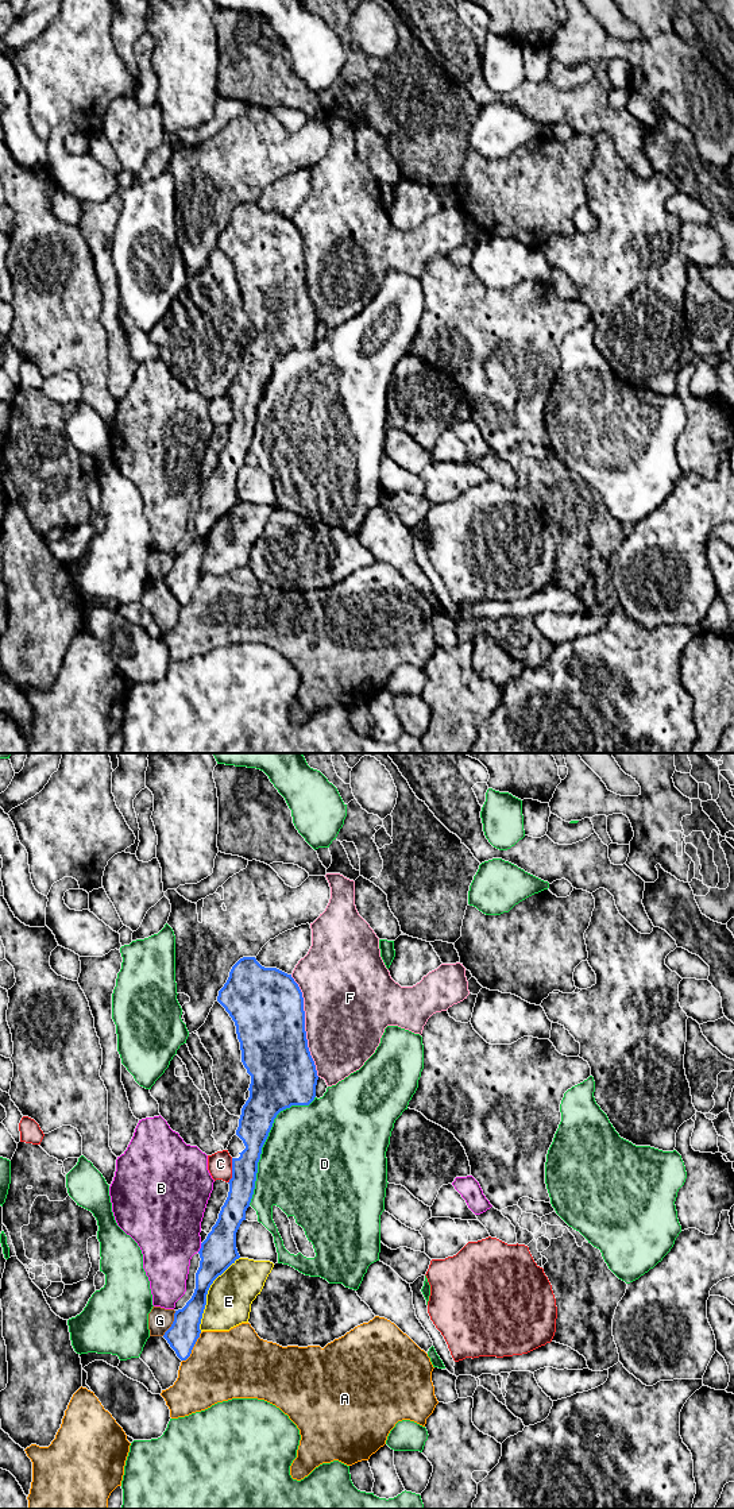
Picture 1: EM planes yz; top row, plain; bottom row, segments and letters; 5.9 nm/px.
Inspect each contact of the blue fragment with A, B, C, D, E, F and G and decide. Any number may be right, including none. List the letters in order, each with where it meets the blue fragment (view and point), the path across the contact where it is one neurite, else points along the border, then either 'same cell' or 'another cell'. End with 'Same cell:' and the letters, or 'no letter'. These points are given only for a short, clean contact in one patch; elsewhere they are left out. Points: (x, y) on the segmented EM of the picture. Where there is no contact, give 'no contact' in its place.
A: yz (193, 1346) | another cell
B: yz (201, 1247) | another cell
C: yz (232, 1170) | another cell
D: yz (265, 1141) | another cell
E: yz (207, 1293) | another cell
F: yz (304, 1026) | another cell
G: yz (173, 1323) | along yz (176, 1311), (172, 1326), (162, 1335) | another cell
Same cell: no letter

